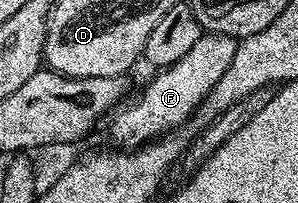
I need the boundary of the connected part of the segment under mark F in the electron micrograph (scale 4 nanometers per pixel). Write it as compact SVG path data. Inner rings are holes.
M202 33L183 60L154 73L157 75L142 88L141 98L134 102L126 101L112 115L114 118L109 126L109 134L117 141L114 143L125 148L136 148L170 133L174 128L184 127L201 107L201 101L208 96L211 88L215 88L219 76L227 72L231 59L235 57L237 43L238 39L226 34Z

